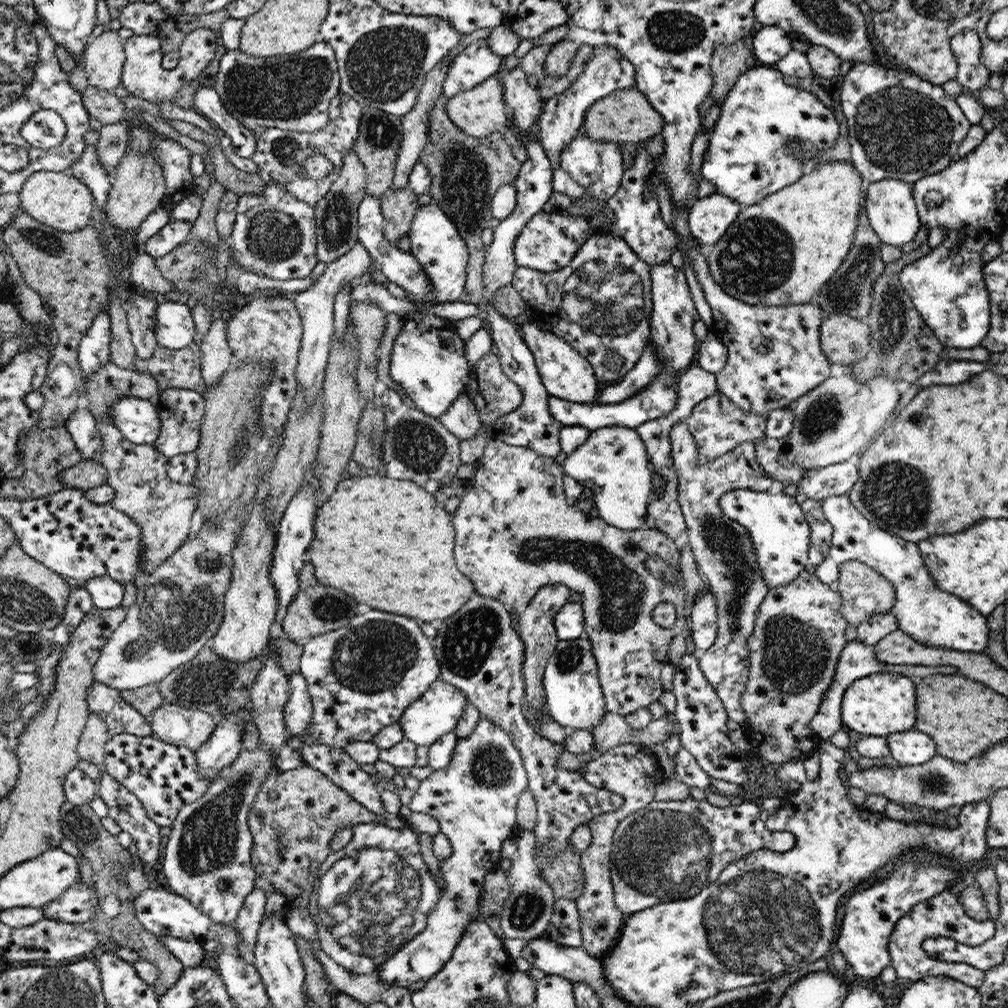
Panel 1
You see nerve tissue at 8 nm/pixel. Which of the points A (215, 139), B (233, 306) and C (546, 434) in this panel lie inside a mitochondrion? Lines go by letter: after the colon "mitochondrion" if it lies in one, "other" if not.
A: other
B: other
C: other

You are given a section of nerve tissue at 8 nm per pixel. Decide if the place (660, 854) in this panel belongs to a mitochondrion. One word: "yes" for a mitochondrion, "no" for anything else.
yes

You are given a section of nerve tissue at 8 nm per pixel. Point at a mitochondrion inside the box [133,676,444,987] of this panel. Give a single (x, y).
(371, 898)

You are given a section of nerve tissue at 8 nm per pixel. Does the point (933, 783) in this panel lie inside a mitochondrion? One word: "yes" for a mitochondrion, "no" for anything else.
yes

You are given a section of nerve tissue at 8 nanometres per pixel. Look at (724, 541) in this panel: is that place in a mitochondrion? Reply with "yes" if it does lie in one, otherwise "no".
yes

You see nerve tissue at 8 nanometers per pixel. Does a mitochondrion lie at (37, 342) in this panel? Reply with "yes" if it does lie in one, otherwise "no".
no

